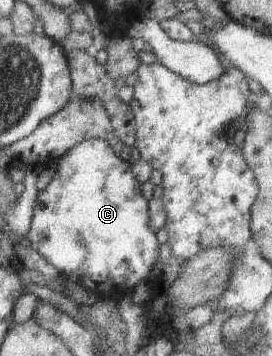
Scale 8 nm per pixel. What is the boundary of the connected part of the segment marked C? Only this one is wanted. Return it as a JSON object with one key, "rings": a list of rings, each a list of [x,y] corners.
{"rings":[[[93,139],[83,141],[80,145],[67,151],[67,154],[63,155],[63,157],[57,161],[57,166],[51,182],[43,191],[38,193],[37,205],[35,205],[32,220],[32,229],[27,237],[29,243],[37,253],[57,269],[60,276],[63,275],[69,280],[79,282],[85,289],[95,291],[99,297],[109,297],[115,301],[119,301],[126,296],[131,296],[133,289],[135,289],[141,281],[145,281],[146,283],[150,281],[150,274],[154,270],[157,259],[160,260],[159,253],[162,251],[161,245],[159,245],[159,239],[157,239],[157,233],[154,231],[154,228],[151,227],[150,203],[145,199],[145,195],[142,196],[142,193],[139,191],[139,181],[135,179],[134,173],[132,172],[133,165],[120,159],[107,141]]]}

